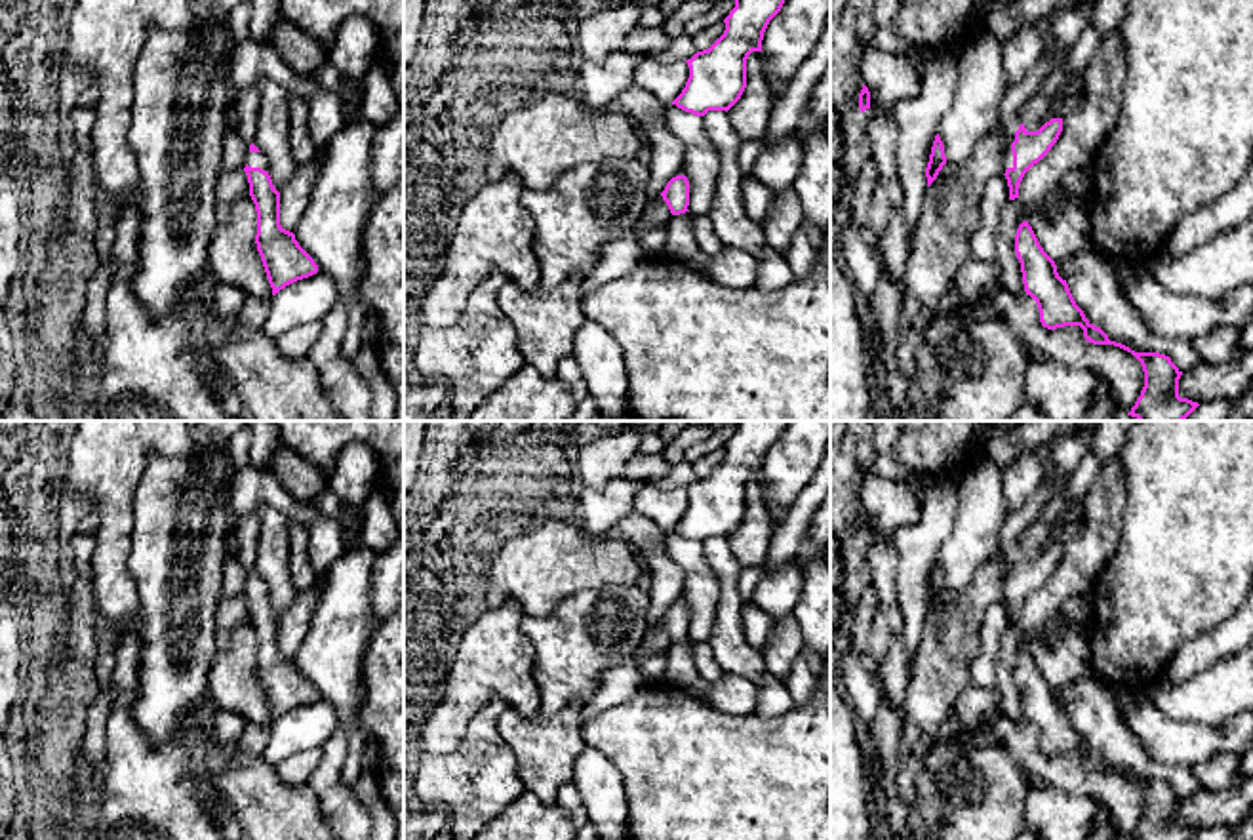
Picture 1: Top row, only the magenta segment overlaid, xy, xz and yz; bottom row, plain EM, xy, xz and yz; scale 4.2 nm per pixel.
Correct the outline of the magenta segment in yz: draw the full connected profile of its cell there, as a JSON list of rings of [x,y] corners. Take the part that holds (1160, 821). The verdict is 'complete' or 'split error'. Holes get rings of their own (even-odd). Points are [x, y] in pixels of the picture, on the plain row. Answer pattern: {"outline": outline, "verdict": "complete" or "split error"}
{"outline": [[[1023,648],[1017,655],[1015,680],[1021,690],[1024,718],[1036,728],[1044,754],[1080,752],[1085,768],[1120,773],[1141,789],[1144,813],[1129,840],[1192,840],[1200,832],[1179,823],[1183,798],[1169,783],[1160,779],[1135,779],[1122,770],[1110,768],[1101,754],[1085,745],[1066,707],[1059,703],[1055,688],[1044,678],[1028,648]]], "verdict": "complete"}

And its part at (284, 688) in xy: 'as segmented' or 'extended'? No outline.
extended

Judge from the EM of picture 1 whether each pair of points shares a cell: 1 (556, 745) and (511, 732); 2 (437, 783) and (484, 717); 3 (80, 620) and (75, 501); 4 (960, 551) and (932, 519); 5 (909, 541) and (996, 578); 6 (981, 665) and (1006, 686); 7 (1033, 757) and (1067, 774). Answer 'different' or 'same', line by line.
1: same
2: same
3: different
4: different
5: different
6: different
7: same

